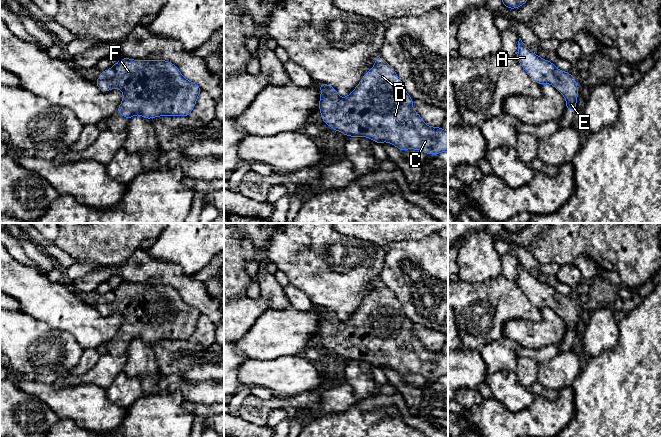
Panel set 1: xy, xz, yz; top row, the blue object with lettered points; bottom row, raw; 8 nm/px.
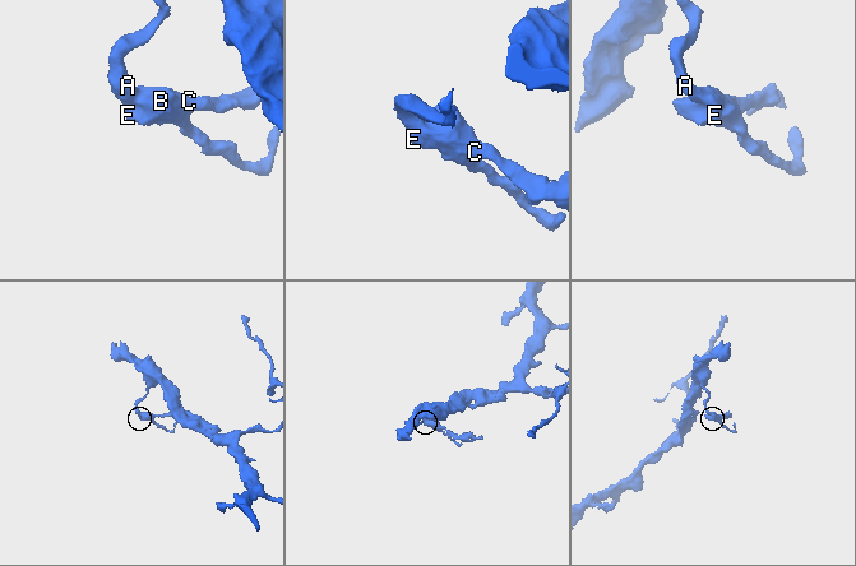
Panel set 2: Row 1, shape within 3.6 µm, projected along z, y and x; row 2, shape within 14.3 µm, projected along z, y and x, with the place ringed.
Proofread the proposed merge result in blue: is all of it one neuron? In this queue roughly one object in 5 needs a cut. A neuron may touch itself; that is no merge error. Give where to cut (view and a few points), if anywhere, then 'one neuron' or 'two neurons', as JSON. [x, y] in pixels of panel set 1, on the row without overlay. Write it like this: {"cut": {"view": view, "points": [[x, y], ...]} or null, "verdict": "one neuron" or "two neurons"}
{"cut": null, "verdict": "one neuron"}

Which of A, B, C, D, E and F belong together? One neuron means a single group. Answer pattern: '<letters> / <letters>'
A B C D E F

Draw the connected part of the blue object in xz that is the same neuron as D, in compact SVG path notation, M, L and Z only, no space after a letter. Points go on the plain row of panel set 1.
M381 280L375 283L374 290L364 298L355 313L344 322L339 320L334 311L324 307L320 307L319 309L321 314L319 334L323 346L345 360L367 361L379 368L388 366L401 375L415 373L423 375L426 378L435 379L444 375L448 376L448 355L440 351L428 350L424 347L421 340L413 333L414 324L406 316L395 294Z

